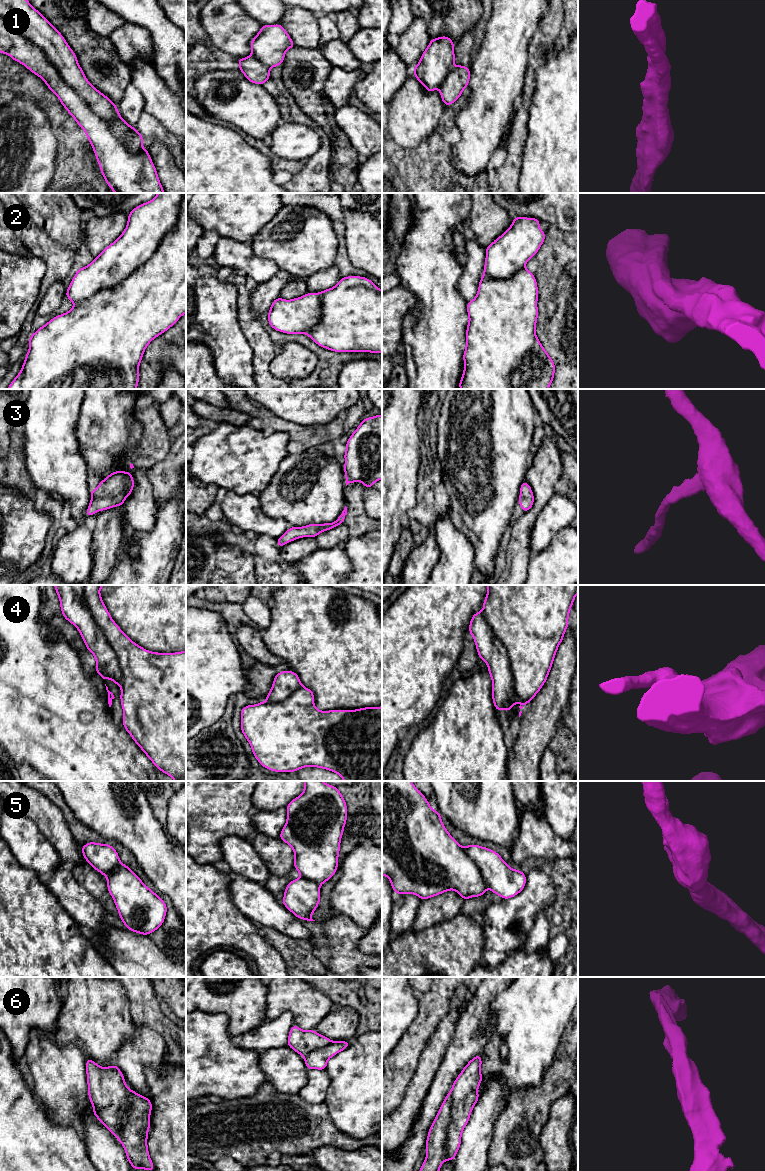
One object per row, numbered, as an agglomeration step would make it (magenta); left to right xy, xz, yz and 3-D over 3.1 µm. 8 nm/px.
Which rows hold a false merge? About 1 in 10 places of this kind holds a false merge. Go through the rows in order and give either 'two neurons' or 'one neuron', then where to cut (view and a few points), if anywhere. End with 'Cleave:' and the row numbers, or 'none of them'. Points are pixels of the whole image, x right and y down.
1: one neuron | no cut
2: one neuron | no cut
3: one neuron | no cut
4: two neurons | xy (83, 585), (89, 611), (116, 656), (121, 686)
5: one neuron | no cut
6: one neuron | no cut
Cleave: 4

